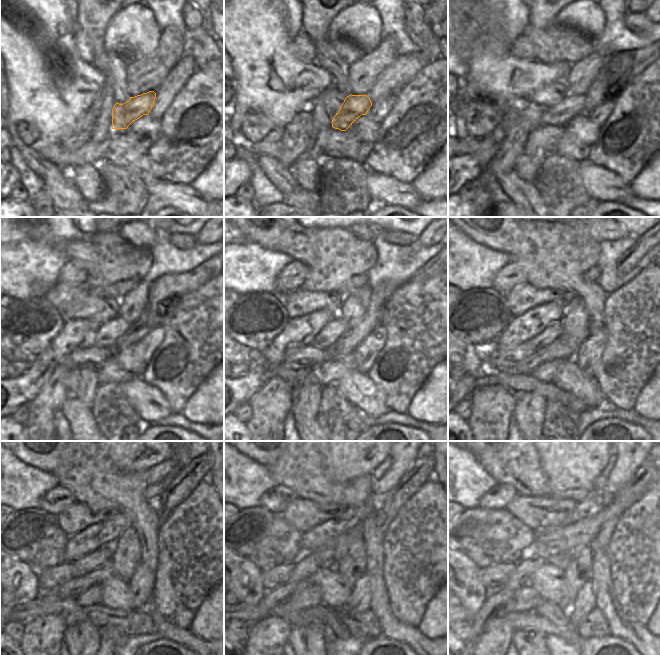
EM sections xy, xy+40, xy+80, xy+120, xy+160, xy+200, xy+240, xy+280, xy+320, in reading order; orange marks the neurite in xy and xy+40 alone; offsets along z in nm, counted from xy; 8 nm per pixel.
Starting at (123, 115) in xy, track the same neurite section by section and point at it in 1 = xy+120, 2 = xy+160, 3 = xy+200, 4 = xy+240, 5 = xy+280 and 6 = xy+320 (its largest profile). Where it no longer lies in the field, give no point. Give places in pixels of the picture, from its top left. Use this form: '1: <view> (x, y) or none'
1: xy+120 (106, 335)
2: xy+160 (331, 332)
3: xy+200 (554, 330)
4: xy+240 (89, 563)
5: xy+280 (307, 564)
6: xy+320 (521, 575)

